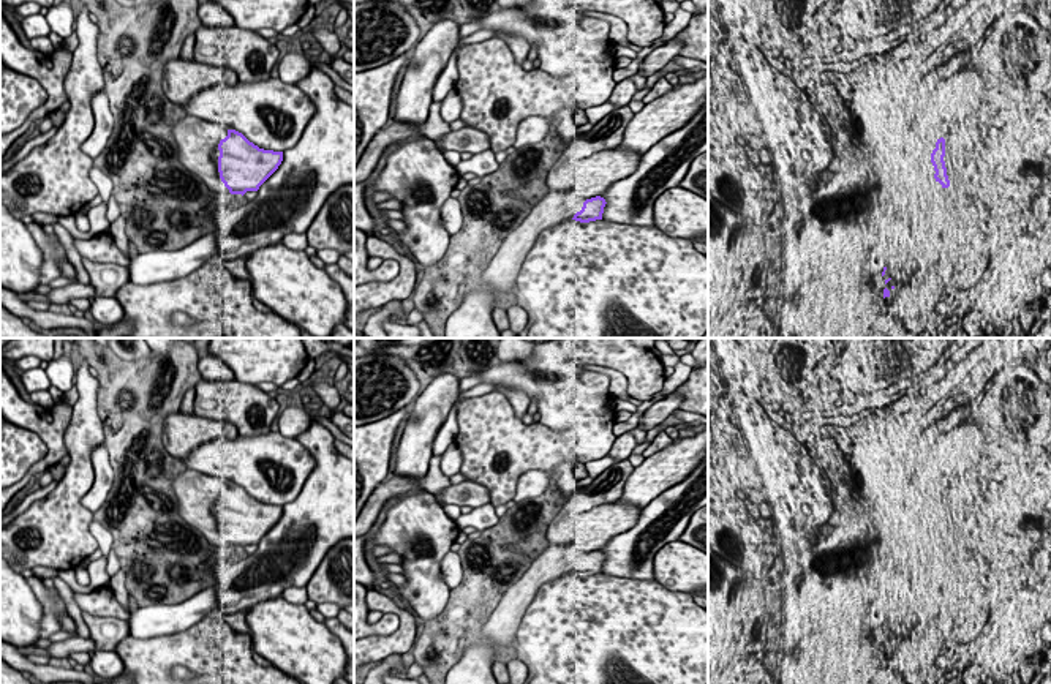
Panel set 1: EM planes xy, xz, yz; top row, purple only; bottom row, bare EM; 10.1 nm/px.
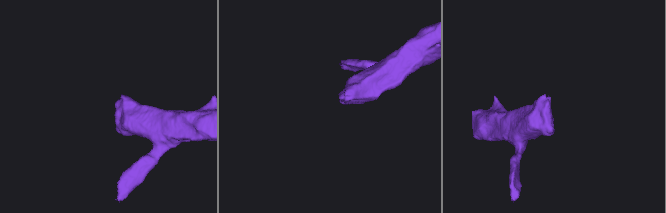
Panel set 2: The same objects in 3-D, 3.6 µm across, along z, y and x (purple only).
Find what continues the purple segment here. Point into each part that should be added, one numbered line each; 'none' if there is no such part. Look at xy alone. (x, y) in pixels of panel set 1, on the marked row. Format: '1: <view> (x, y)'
1: xy (196, 139)

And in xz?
1: xz (500, 277)

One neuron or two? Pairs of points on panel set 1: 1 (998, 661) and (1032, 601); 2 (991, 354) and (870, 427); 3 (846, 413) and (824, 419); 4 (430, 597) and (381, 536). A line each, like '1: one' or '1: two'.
1: one
2: two
3: one
4: one

